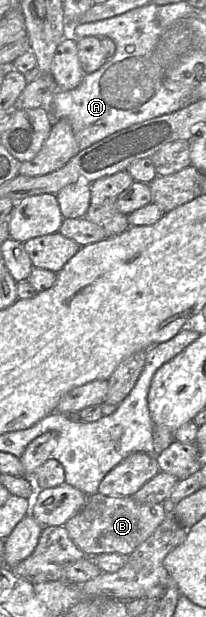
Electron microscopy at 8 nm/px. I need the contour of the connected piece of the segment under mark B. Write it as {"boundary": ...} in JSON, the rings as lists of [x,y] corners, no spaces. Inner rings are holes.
{"boundary":[[[87,496],[84,506],[63,526],[74,544],[87,557],[101,554],[130,555],[150,537],[166,516],[161,503],[139,504],[132,497]]]}

